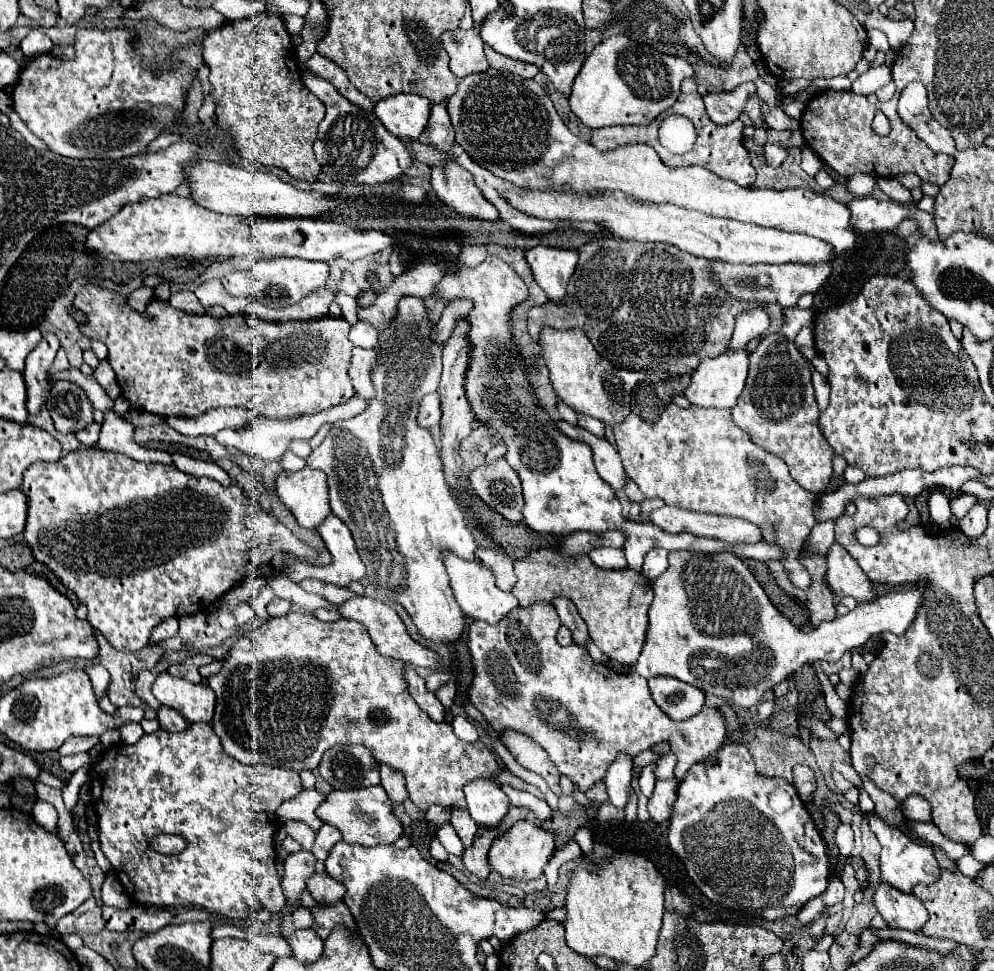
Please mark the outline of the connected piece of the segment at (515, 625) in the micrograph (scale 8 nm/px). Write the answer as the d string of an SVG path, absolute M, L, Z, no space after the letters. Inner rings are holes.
M535 602L529 608L517 606L497 624L487 624L483 620L475 620L471 624L469 652L473 656L473 666L477 674L473 682L475 692L471 686L469 698L497 732L511 728L533 738L549 754L551 762L559 768L559 772L565 774L571 782L575 782L583 792L605 776L607 766L615 760L617 752L637 756L639 752L651 748L655 742L667 740L671 742L671 750L677 756L675 778L681 780L693 764L699 764L723 746L727 728L725 720L715 708L705 706L695 718L685 720L683 724L673 722L653 702L645 678L639 678L637 674L613 672L609 666L595 662L583 646L559 646L555 640L559 626L559 616L549 602Z

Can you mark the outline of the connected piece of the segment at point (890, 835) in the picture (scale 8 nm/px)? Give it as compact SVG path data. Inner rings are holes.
M873 812L867 814L867 818L871 818L871 828L883 846L883 850L881 850L881 880L883 882L887 882L903 892L911 892L911 888L915 884L933 884L939 878L941 868L933 856L933 850L927 850L925 846L911 842L905 834L899 834L899 830L891 830L889 826L883 826L879 816Z

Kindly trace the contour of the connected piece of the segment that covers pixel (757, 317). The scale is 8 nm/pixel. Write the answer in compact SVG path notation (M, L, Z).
M753 308L739 314L729 348L743 348L753 338L763 338L769 330L769 314L763 308Z

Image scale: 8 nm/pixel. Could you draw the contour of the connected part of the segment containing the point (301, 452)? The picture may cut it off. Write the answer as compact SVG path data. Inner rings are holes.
M293 440L289 450L295 452L297 456L301 456L301 458L307 458L311 454L311 444L309 444L309 440Z

